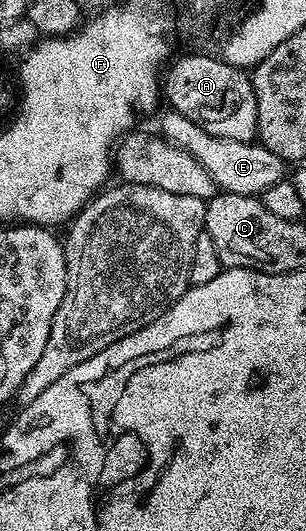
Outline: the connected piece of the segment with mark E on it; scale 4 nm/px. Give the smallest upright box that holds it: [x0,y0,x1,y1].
[159,109,287,197]

